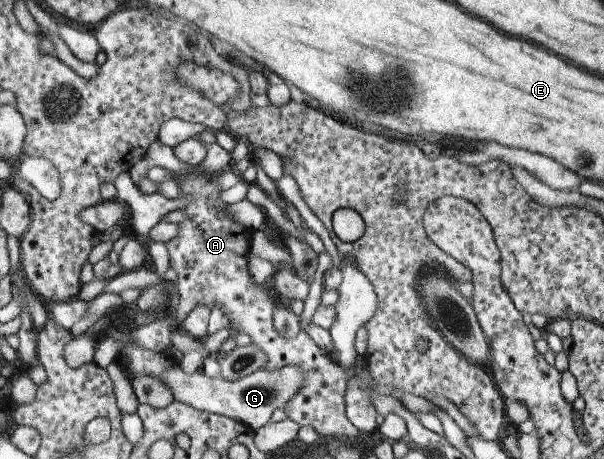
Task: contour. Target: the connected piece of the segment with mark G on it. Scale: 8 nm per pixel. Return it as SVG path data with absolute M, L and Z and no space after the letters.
M178 363L160 375L160 378L172 389L176 400L211 414L235 419L255 431L269 423L276 409L285 411L287 405L305 386L307 371L294 364L275 370L266 370L260 366L252 375L238 381L228 381L220 375L210 377L204 370L188 375Z

